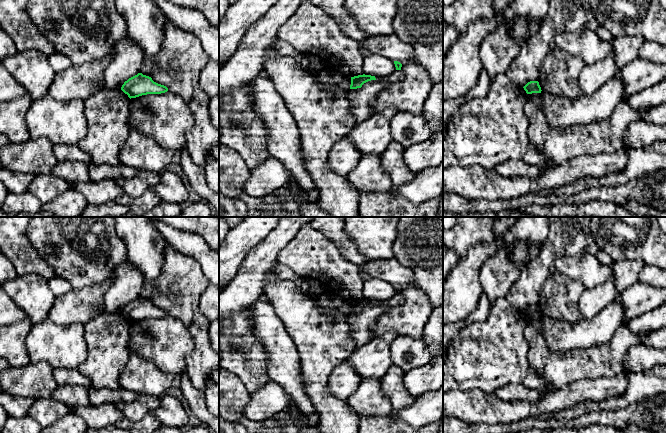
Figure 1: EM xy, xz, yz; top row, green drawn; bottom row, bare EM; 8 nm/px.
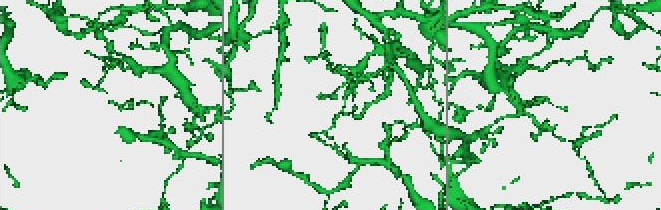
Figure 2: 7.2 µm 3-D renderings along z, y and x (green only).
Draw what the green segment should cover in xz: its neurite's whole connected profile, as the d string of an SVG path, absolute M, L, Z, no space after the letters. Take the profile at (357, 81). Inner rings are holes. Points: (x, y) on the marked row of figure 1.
M363 74L363 75L351 77L350 89L361 88L364 83L371 80L376 80L375 76Z

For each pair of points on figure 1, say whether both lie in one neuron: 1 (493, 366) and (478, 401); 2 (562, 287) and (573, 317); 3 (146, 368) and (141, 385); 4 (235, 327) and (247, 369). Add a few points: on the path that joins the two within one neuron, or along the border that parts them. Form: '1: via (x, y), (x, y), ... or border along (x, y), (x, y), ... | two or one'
1: border along (459, 390), (480, 389), (487, 393), (494, 393) | two
2: via (562, 294), (562, 304), (567, 310) | one
3: via (144, 372), (141, 375), (141, 381) | one
4: via (237, 337), (241, 352), (247, 359) | one

